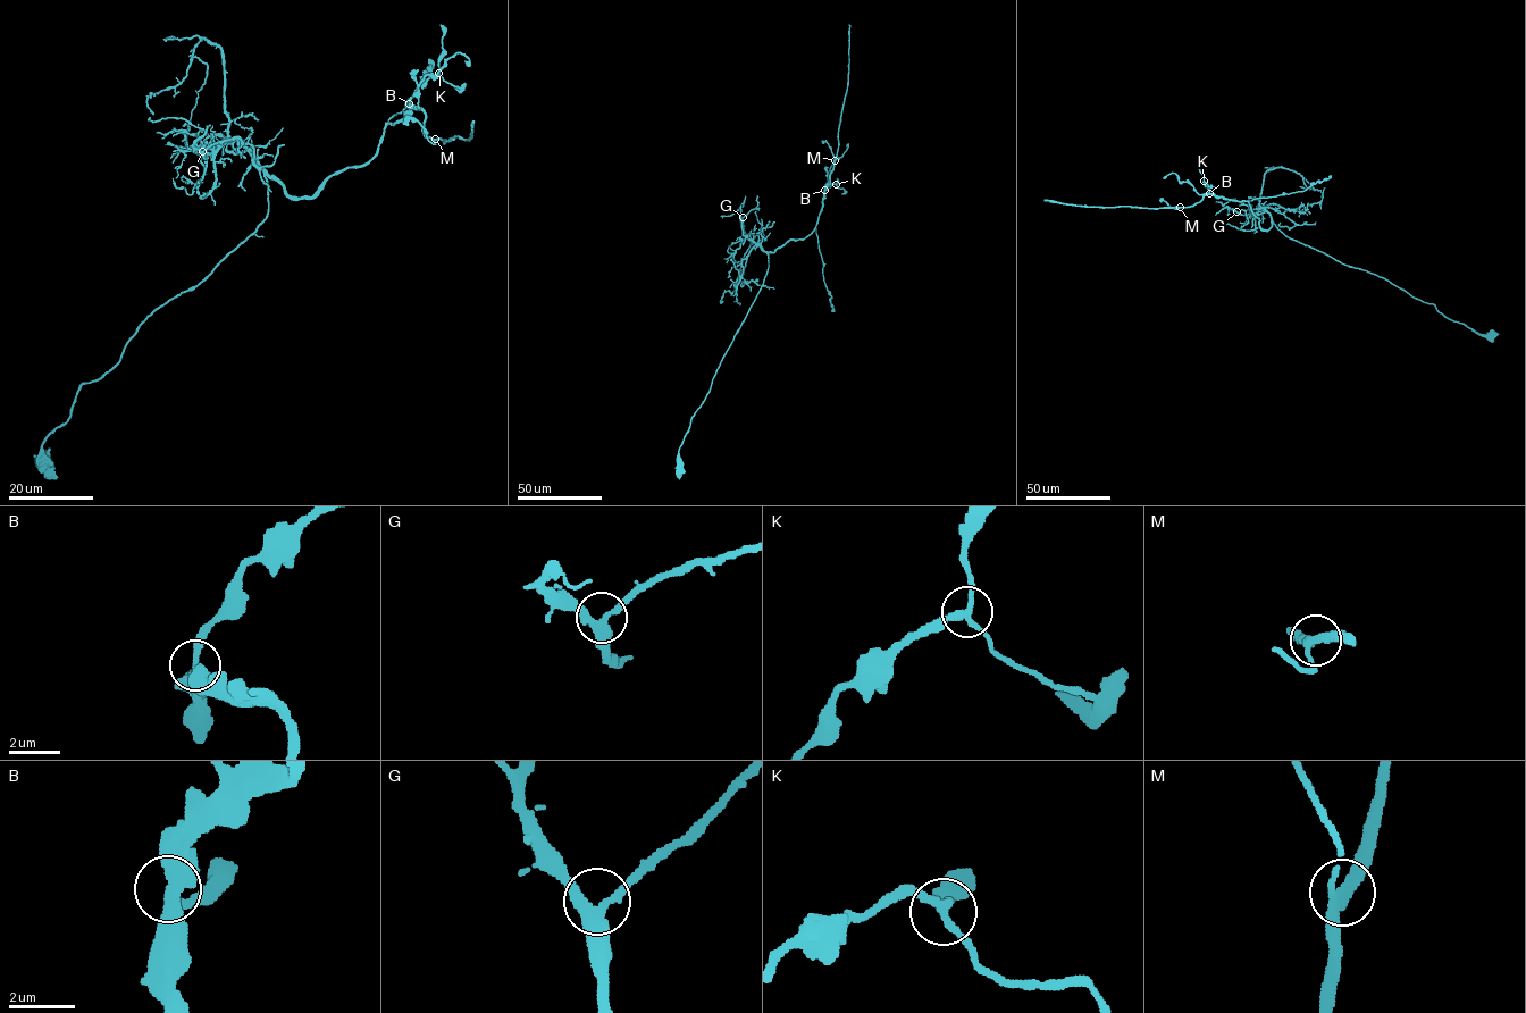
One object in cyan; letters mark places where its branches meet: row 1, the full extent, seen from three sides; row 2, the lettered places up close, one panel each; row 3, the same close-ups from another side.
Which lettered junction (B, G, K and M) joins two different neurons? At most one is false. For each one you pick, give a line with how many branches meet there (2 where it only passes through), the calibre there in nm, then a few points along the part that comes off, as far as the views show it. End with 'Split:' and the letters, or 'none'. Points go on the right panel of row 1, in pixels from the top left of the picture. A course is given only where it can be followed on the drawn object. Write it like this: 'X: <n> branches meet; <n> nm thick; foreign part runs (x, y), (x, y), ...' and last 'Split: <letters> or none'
Split: none

